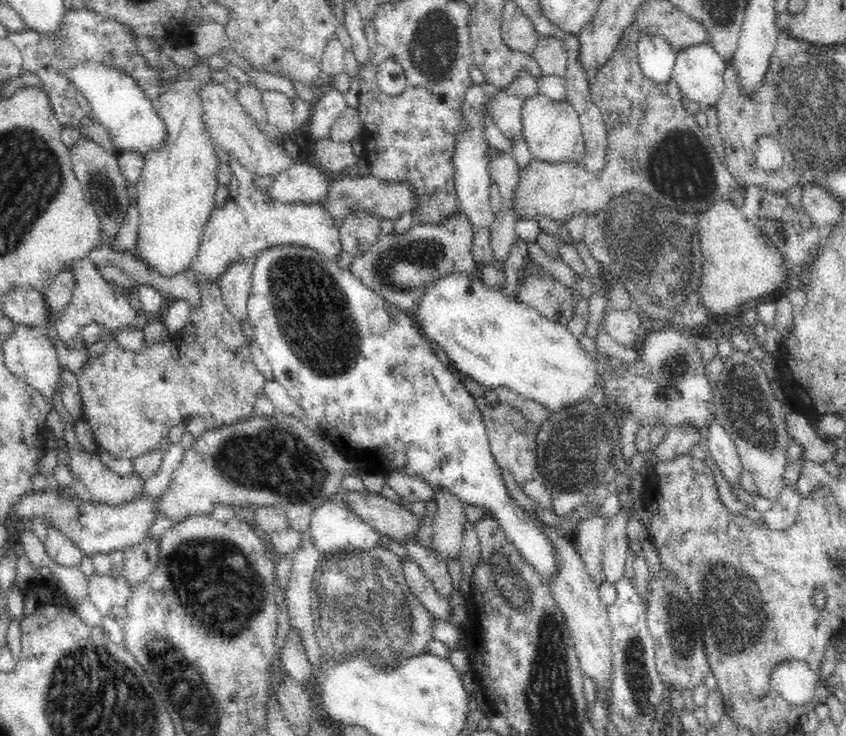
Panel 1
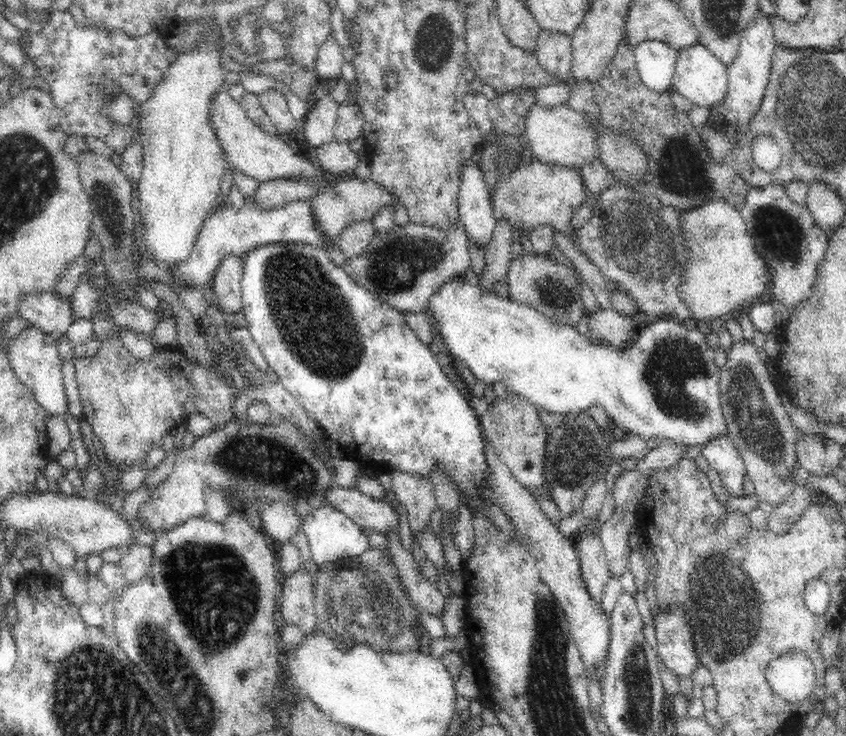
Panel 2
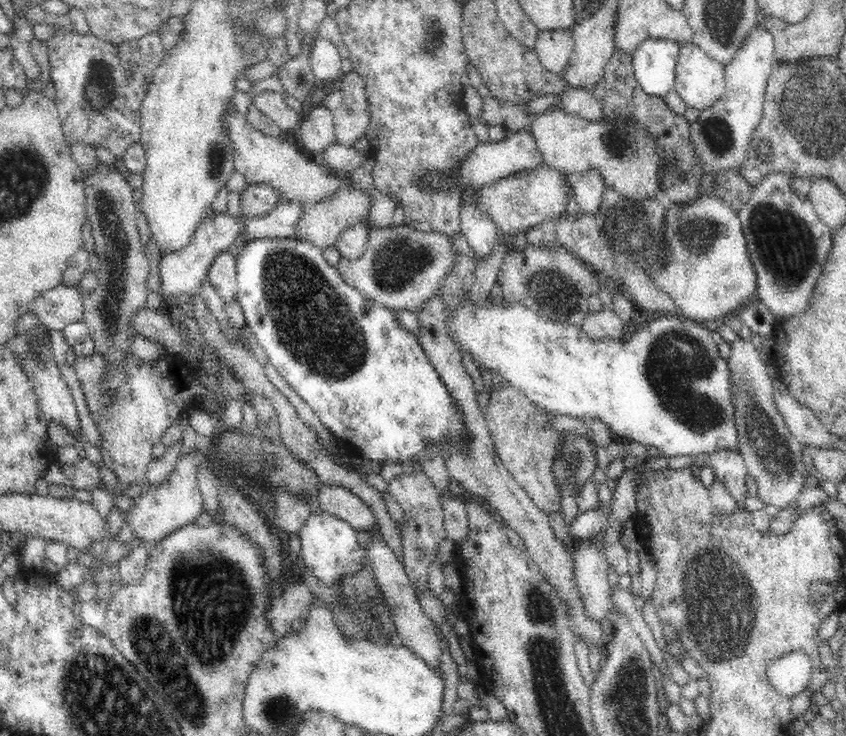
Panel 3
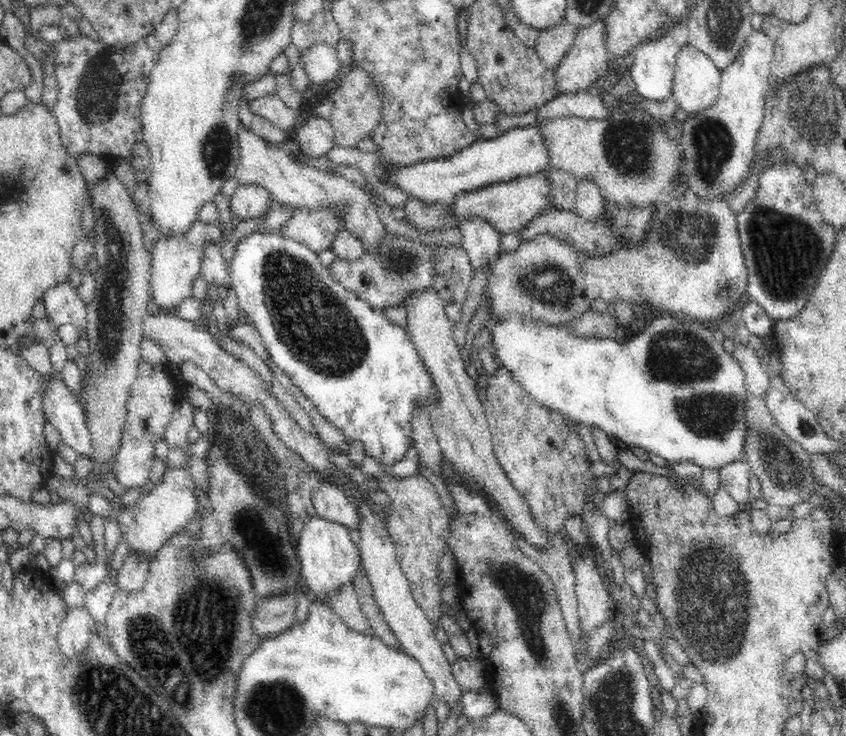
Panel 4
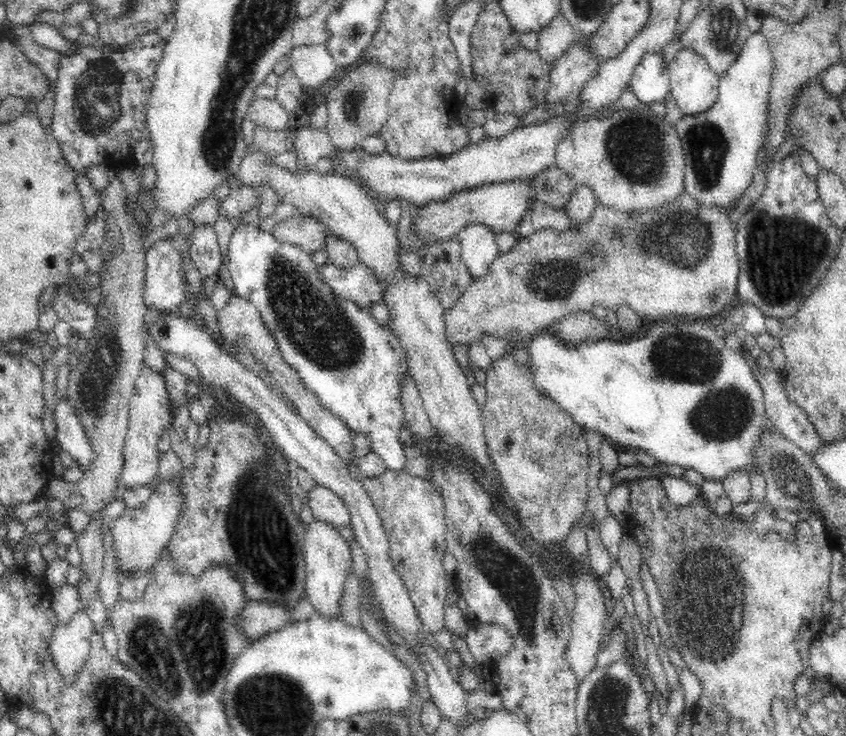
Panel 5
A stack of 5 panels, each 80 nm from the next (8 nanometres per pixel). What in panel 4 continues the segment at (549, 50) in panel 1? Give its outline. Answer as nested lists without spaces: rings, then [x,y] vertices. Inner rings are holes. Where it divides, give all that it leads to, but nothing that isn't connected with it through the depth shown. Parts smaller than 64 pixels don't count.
[[[566,20],[560,27],[545,29],[539,32],[535,51],[540,64],[546,70],[555,71],[566,52],[572,48],[575,39],[576,28]]]

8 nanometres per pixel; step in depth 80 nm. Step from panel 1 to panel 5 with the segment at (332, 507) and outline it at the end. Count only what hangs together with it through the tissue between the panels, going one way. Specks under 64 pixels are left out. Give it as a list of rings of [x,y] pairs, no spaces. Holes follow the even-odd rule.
[[[314,520],[312,524],[307,524],[304,527],[303,551],[306,571],[304,594],[312,604],[314,611],[338,617],[339,598],[346,578],[352,572],[352,548],[336,525]]]

